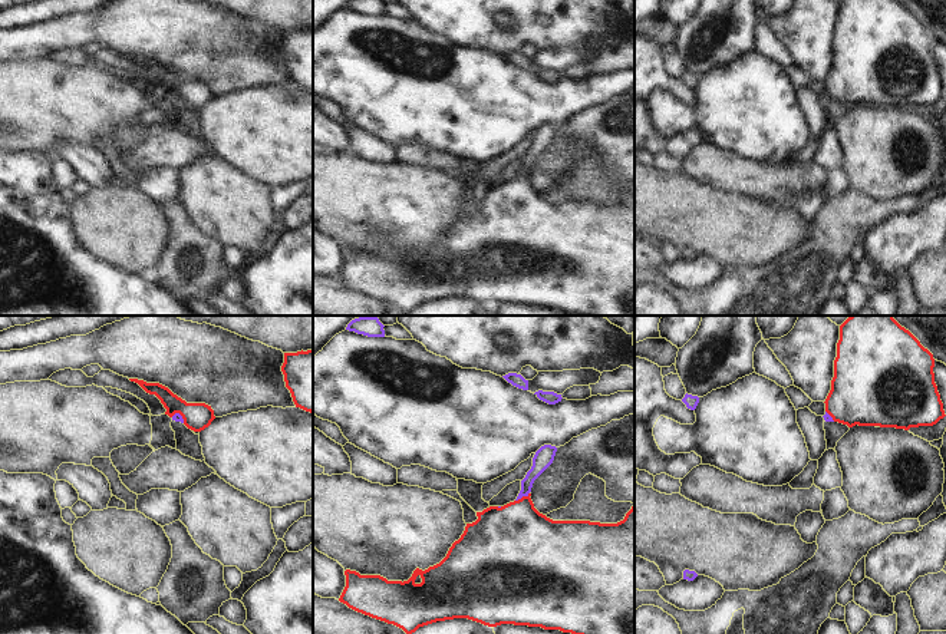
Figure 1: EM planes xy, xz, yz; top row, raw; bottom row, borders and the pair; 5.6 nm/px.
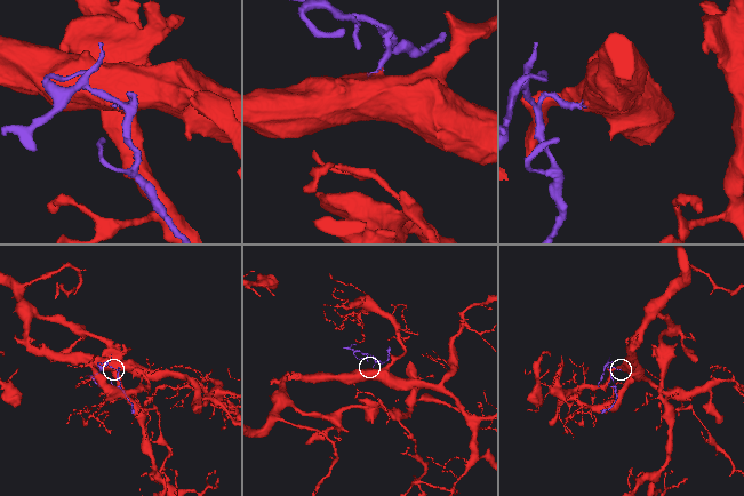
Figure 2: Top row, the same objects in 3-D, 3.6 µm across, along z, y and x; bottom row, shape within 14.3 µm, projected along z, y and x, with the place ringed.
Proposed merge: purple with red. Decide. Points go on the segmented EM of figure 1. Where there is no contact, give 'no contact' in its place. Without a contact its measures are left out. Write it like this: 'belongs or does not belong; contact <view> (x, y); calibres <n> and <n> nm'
belongs; contact xz (521, 497); calibres 110 and 400 nm

